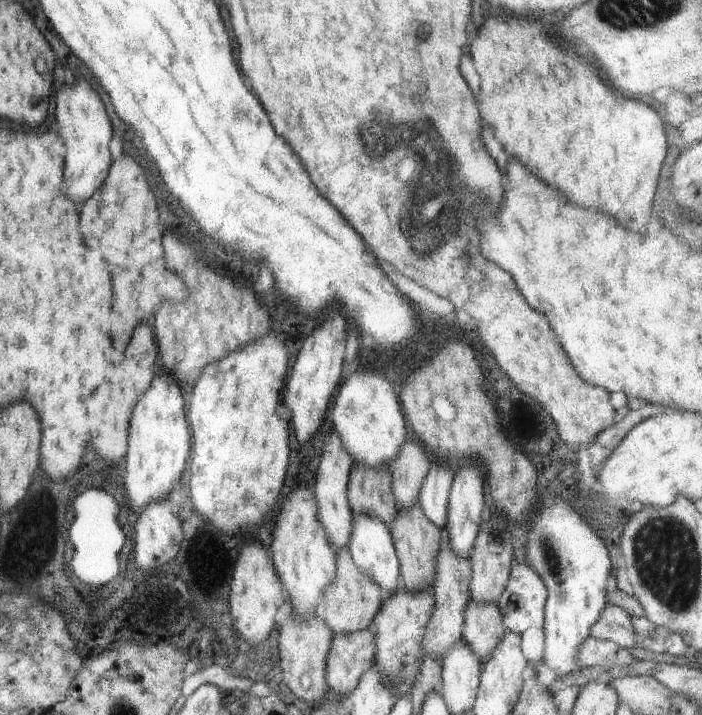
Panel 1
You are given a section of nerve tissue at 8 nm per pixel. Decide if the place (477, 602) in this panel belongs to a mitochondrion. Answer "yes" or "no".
no

